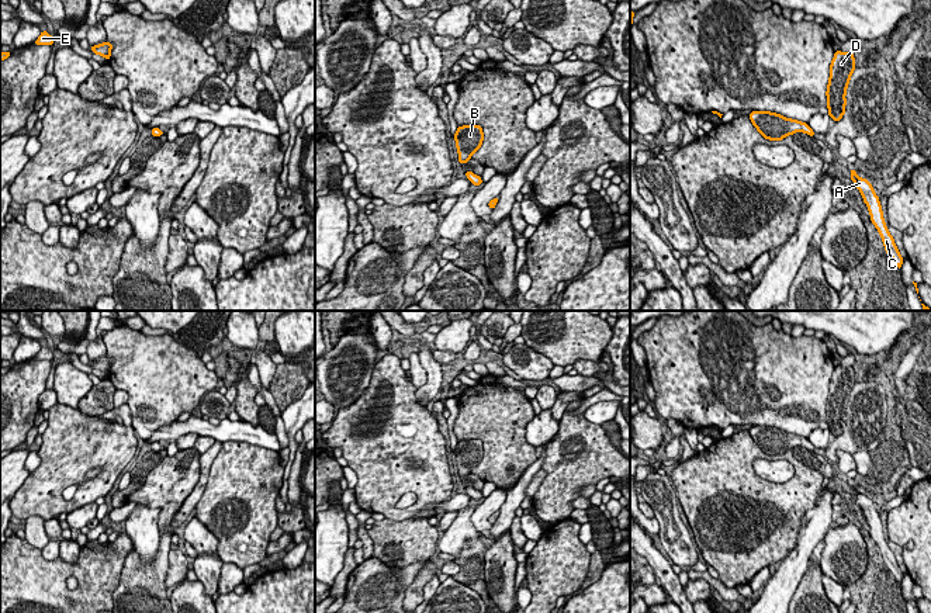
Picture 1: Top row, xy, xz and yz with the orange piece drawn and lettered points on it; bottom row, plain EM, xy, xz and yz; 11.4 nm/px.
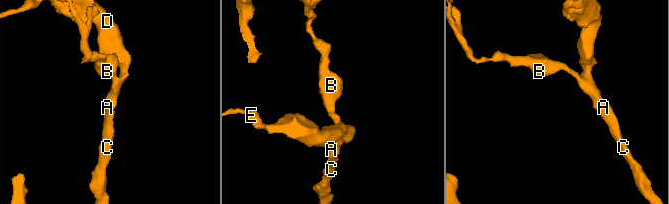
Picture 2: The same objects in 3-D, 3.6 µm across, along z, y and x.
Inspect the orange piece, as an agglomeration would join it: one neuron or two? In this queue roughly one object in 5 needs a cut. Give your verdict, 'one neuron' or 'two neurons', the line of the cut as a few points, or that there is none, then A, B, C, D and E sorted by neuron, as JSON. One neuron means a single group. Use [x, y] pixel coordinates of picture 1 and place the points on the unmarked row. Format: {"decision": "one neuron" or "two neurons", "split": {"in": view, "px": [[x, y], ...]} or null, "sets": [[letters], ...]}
{"decision": "one neuron", "split": null, "sets": [["A", "B", "C", "D", "E"]]}

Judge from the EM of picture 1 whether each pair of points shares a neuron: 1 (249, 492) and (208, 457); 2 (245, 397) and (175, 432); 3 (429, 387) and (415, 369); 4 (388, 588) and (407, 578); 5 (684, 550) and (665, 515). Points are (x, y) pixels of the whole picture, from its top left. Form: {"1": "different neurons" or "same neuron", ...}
{"1": "different neurons", "2": "different neurons", "3": "different neurons", "4": "same neuron", "5": "same neuron"}

